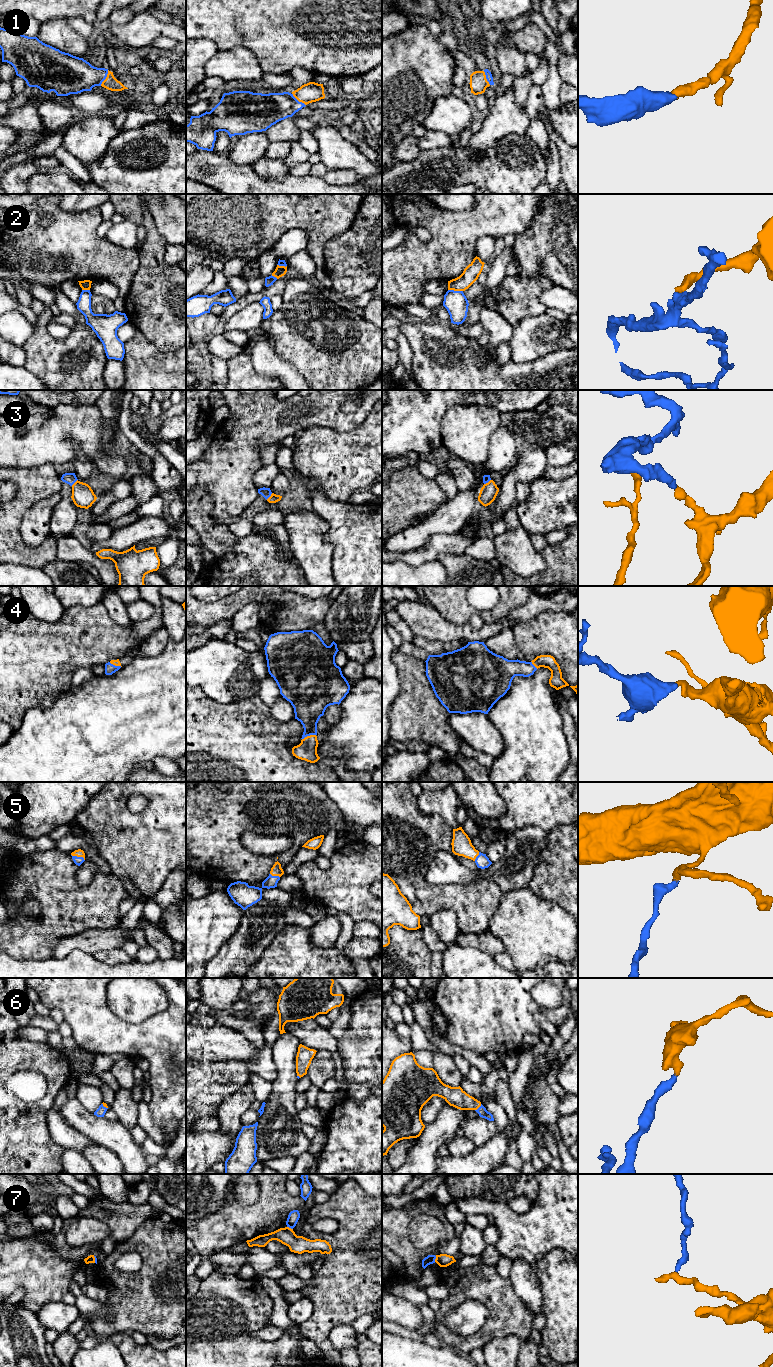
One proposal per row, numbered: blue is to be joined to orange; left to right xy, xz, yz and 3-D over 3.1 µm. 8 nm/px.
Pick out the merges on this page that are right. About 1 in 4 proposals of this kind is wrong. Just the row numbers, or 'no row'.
1, 3, 4, 5, 6

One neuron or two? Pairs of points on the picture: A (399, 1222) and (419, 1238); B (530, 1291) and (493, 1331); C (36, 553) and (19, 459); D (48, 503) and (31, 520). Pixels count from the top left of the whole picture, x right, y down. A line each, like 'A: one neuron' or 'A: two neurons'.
A: two neurons
B: two neurons
C: two neurons
D: one neuron

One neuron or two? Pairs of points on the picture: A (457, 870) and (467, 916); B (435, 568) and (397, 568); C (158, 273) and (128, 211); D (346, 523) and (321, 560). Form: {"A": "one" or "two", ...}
{"A": "two", "B": "one", "C": "one", "D": "two"}

